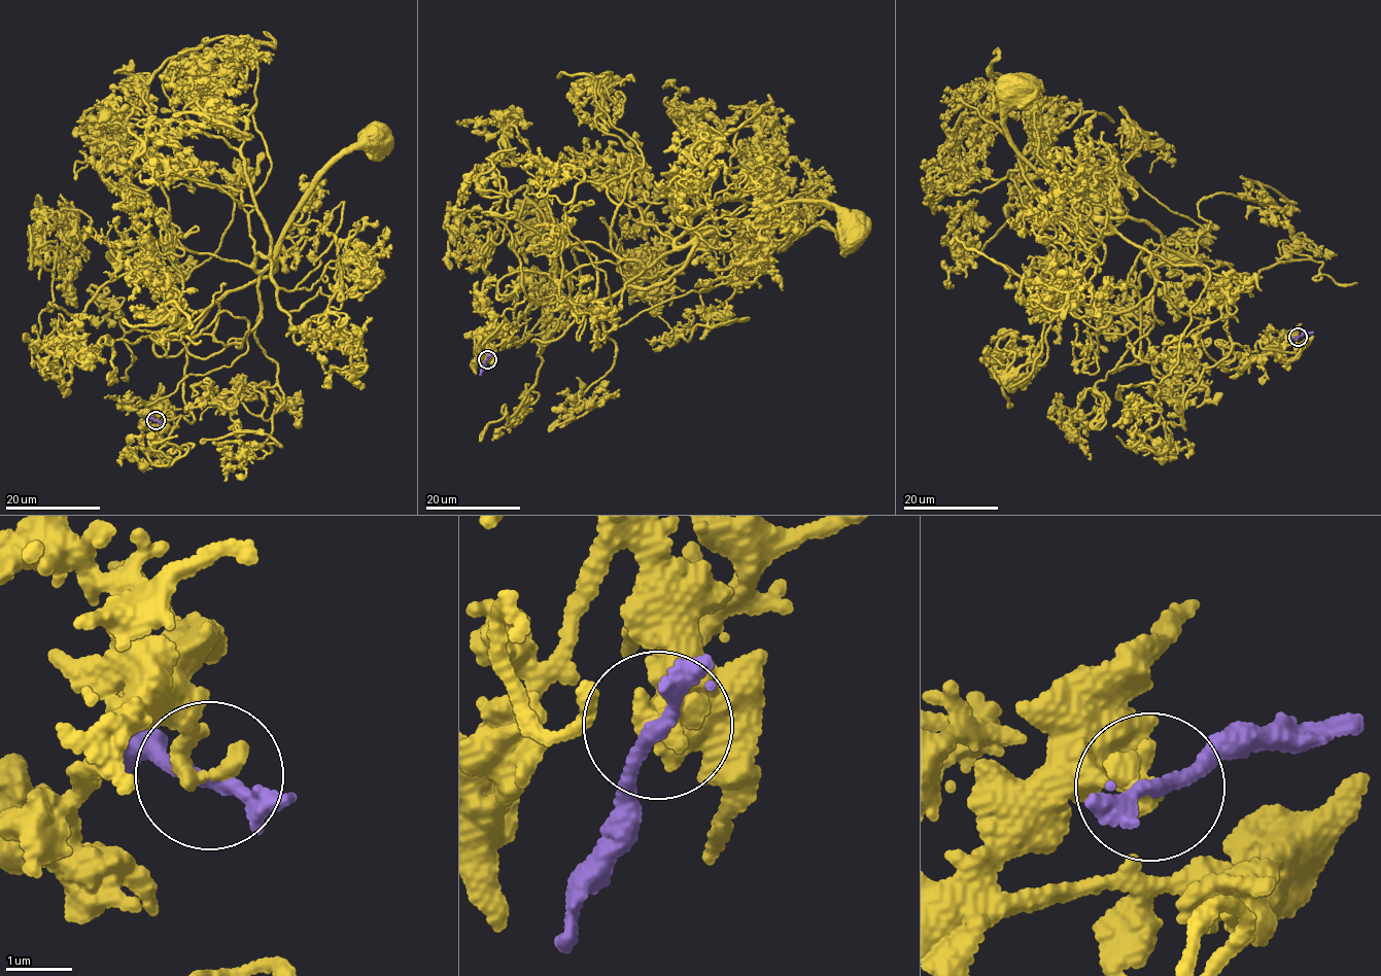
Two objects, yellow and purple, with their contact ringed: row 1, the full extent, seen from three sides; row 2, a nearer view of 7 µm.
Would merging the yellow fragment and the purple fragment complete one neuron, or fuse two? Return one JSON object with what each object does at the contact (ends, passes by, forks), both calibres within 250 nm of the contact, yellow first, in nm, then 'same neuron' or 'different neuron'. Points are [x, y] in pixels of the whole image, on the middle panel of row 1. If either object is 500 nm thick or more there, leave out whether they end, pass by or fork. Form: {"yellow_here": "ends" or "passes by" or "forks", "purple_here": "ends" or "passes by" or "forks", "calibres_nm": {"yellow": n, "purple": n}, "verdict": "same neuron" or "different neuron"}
{"yellow_here": "ends", "purple_here": "passes by", "calibres_nm": {"yellow": 420, "purple": 180}, "verdict": "different neuron"}

